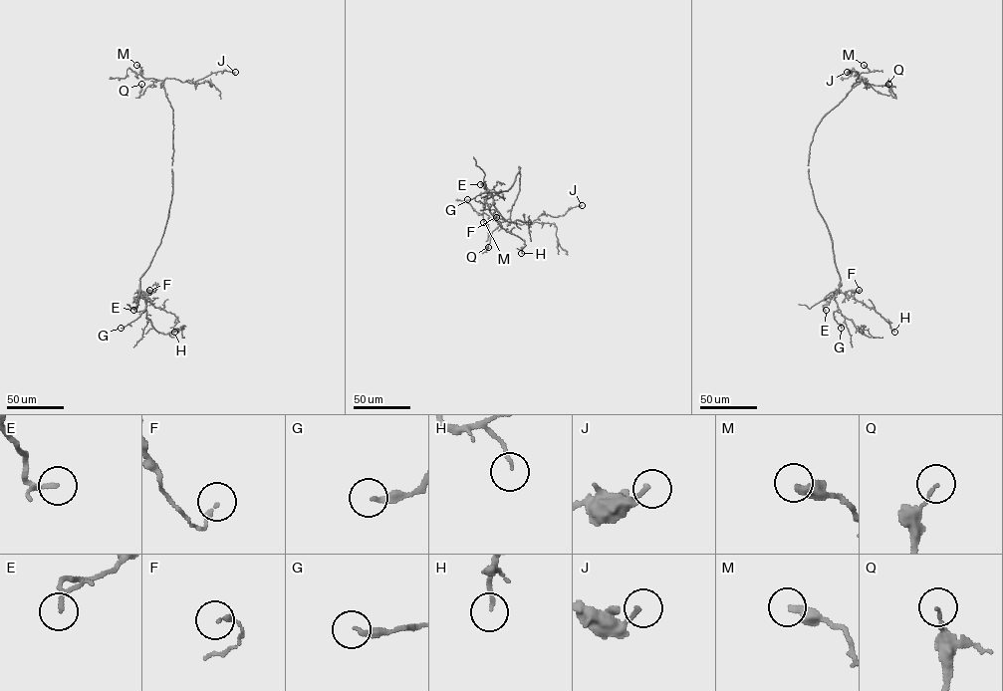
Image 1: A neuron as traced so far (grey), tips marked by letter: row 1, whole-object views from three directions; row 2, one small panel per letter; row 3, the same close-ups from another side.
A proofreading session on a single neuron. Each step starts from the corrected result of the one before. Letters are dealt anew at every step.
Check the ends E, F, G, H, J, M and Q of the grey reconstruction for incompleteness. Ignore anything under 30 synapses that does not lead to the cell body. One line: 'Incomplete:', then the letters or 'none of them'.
Incomplete: none of them

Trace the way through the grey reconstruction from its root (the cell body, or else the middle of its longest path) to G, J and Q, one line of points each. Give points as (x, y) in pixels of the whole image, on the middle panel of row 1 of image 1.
G: (519, 170), (507, 190), (487, 198), (487, 194), (491, 193), (492, 196), (489, 191), (467, 199)
J: (519, 170), (520, 191), (510, 212), (512, 223), (530, 225), (542, 215), (557, 217), (582, 205)
Q: (519, 170), (520, 191), (510, 217), (492, 231), (488, 247)

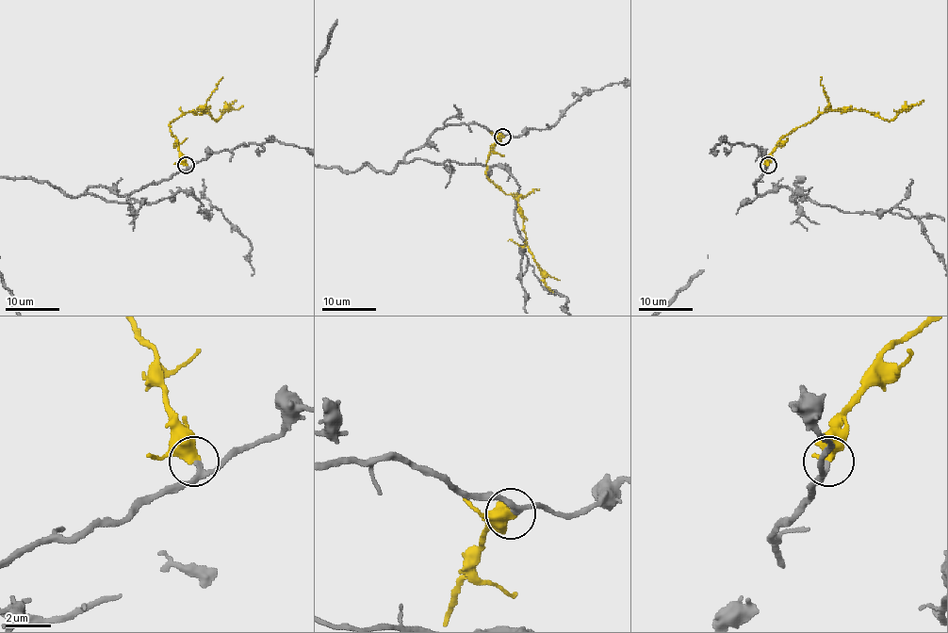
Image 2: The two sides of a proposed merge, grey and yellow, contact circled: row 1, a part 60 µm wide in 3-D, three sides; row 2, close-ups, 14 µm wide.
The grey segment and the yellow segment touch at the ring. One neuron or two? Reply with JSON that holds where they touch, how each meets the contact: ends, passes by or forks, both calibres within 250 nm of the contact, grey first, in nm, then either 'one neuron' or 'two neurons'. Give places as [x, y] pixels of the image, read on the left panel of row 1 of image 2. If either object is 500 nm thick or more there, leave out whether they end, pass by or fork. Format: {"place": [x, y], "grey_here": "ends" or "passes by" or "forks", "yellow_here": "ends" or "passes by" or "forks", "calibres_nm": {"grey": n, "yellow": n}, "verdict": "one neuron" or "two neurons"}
{"place": [186, 165], "calibres_nm": {"grey": 200, "yellow": 550}, "verdict": "one neuron"}

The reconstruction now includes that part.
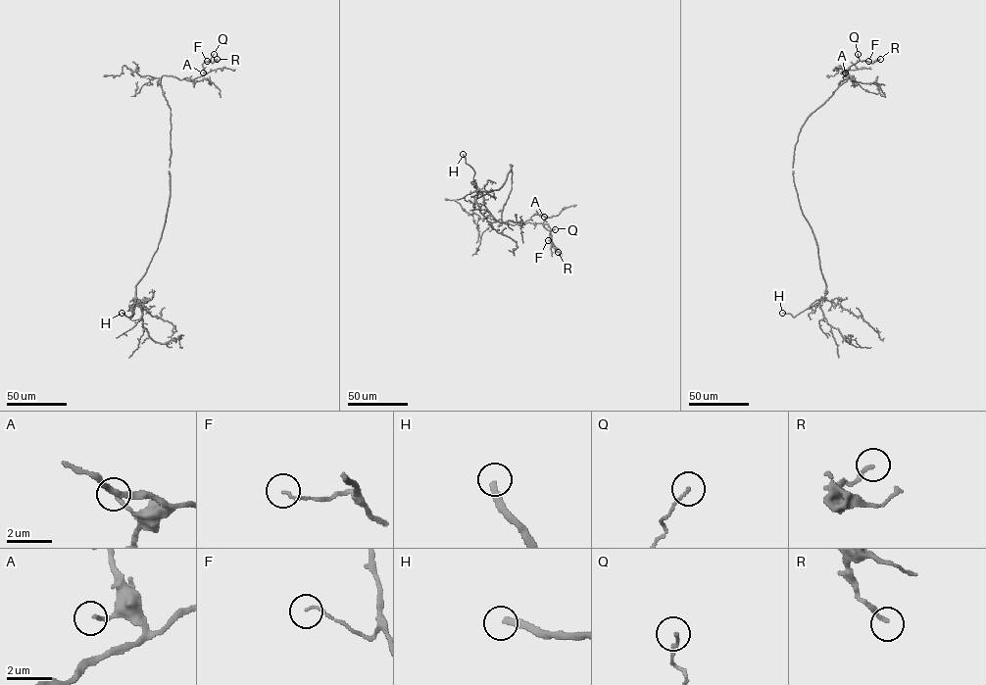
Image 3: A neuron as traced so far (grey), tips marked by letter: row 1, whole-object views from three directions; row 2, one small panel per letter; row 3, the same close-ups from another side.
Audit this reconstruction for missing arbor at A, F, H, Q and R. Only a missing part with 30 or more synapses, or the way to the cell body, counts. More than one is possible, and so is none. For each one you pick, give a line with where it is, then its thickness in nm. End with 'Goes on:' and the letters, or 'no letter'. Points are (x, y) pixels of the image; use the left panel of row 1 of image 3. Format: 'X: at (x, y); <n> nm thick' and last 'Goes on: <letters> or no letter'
H: at (122, 313); 320 nm thick
Goes on: H

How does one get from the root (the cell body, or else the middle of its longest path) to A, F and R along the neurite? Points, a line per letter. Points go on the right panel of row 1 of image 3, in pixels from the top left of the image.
A: (796, 189), (793, 164), (800, 128), (839, 85), (852, 75), (854, 79), (844, 79), (845, 73)
F: (796, 189), (793, 164), (800, 128), (839, 85), (852, 75), (854, 79), (843, 78), (849, 67), (868, 61)
R: (796, 189), (794, 148), (806, 119), (848, 78), (854, 79), (843, 78), (849, 67), (880, 59)

